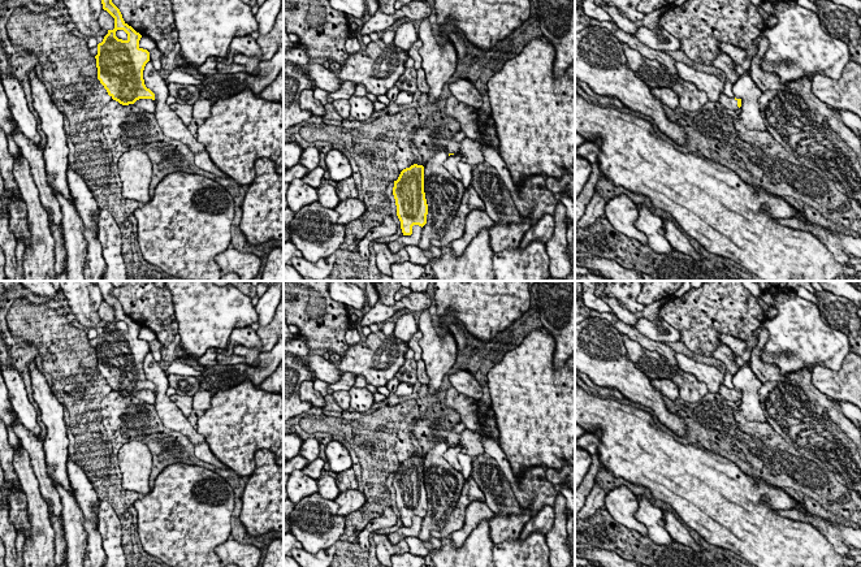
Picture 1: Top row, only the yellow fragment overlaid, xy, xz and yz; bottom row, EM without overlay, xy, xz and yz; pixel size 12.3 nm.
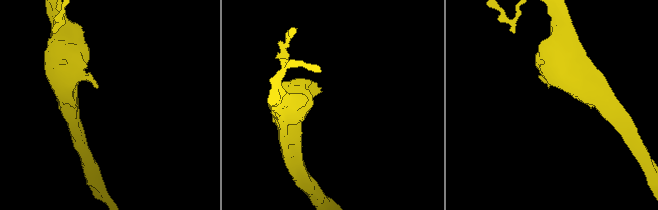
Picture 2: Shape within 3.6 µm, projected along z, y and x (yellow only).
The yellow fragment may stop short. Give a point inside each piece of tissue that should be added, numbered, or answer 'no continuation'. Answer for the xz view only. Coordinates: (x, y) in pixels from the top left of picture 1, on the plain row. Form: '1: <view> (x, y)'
1: xz (454, 438)

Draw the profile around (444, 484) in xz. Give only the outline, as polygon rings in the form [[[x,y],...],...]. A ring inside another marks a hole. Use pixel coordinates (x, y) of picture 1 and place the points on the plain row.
[[[436,441],[424,458],[424,484],[428,495],[427,515],[421,519],[419,538],[427,541],[430,532],[441,529],[460,497],[466,482],[462,472],[454,469],[444,458],[447,443]]]

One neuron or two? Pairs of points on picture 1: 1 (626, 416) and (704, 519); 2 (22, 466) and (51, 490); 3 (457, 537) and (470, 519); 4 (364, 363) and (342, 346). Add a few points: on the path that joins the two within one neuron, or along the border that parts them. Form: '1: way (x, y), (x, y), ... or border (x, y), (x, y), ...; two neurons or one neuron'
1: way (641, 442), (692, 493); one neuron
2: border (24, 449), (29, 455), (39, 493), (46, 502); two neurons
3: way (461, 533), (470, 523); one neuron
4: border (350, 346), (342, 355); two neurons

